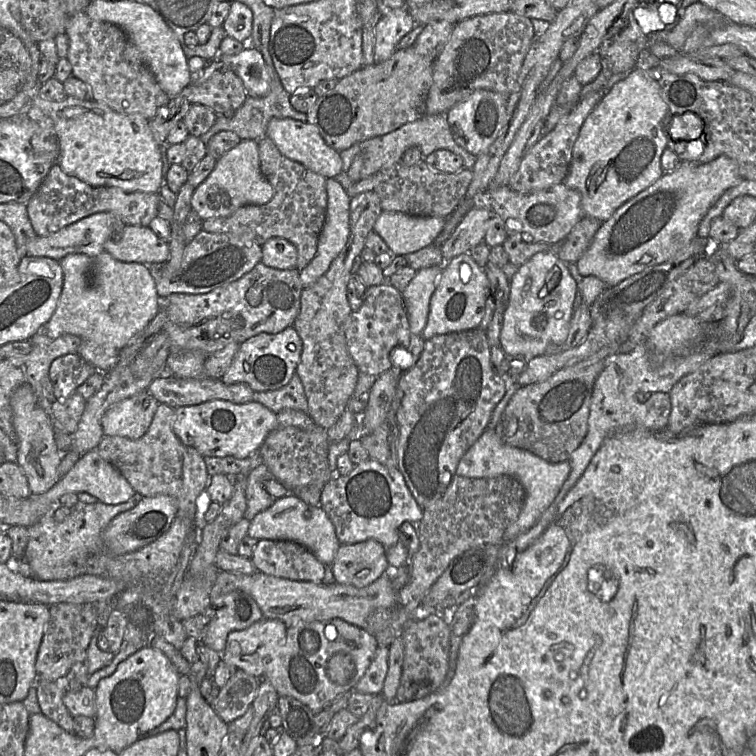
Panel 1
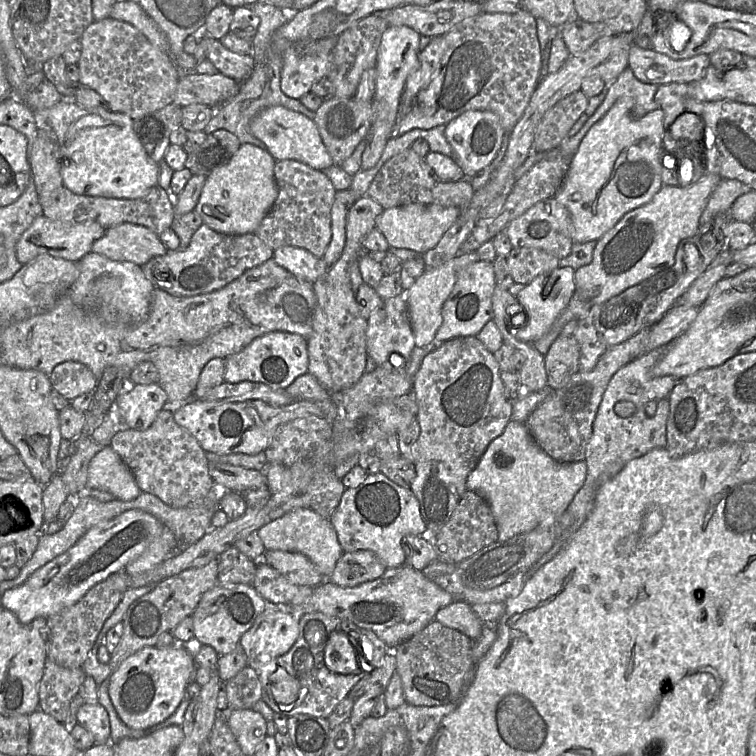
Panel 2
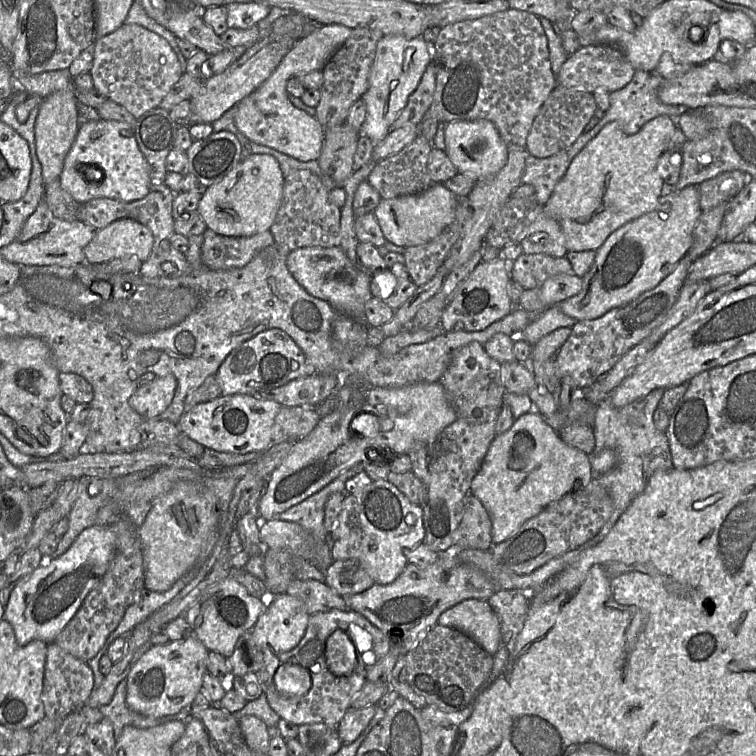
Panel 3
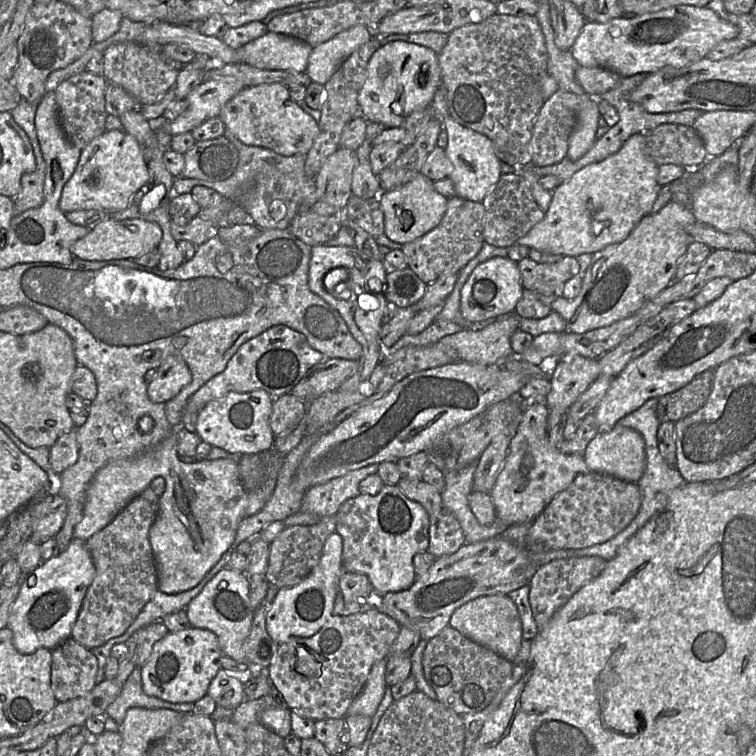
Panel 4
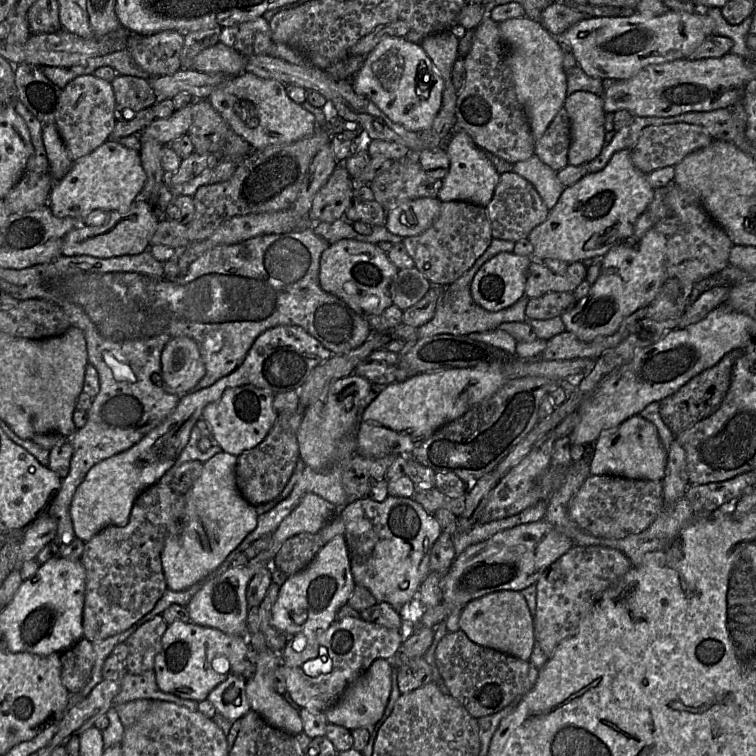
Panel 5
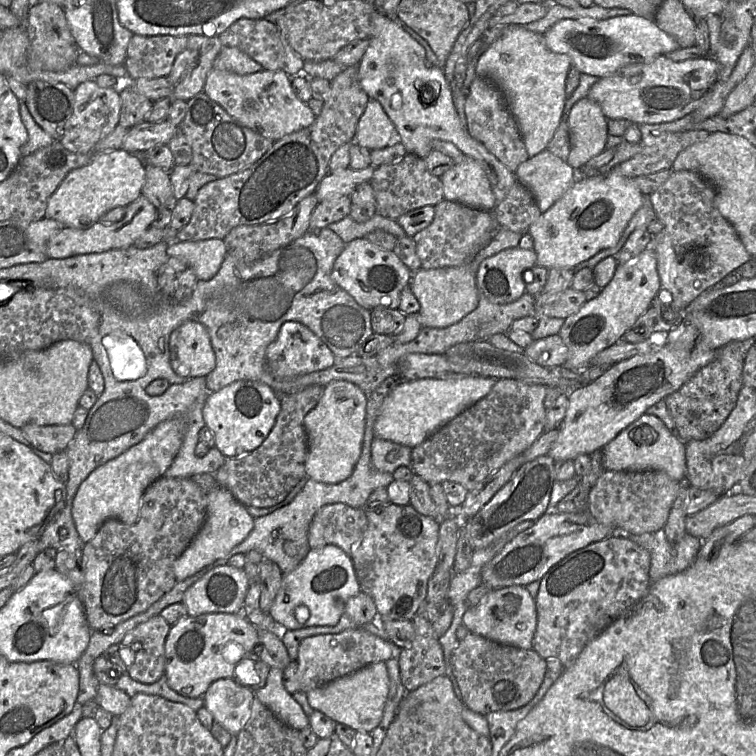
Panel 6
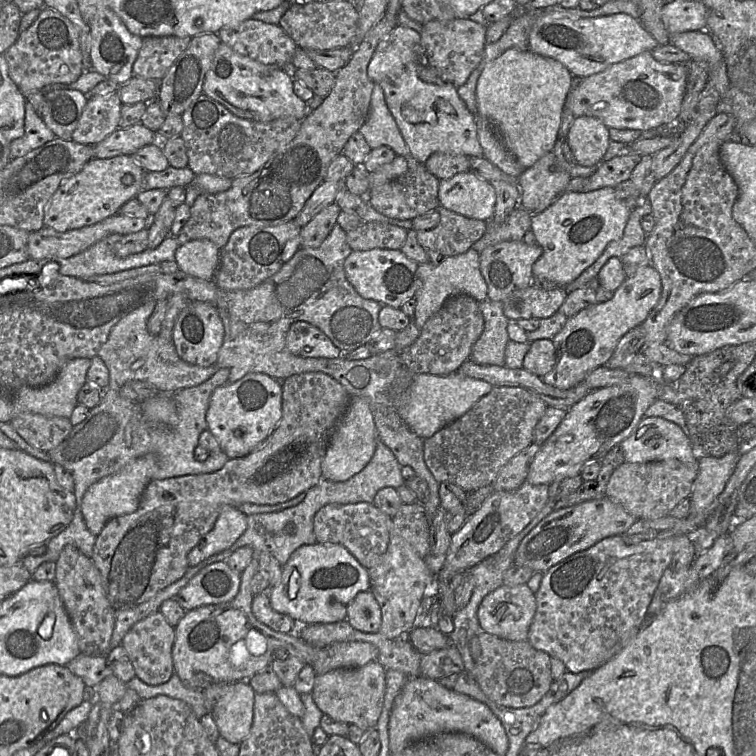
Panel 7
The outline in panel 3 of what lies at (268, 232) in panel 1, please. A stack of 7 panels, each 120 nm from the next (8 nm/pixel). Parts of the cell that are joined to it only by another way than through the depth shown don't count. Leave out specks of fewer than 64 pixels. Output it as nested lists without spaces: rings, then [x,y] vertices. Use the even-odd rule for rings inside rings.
[[[292,170],[284,177],[283,198],[269,231],[276,244],[293,251],[303,247],[340,245],[341,209],[329,201],[329,190],[310,170]]]

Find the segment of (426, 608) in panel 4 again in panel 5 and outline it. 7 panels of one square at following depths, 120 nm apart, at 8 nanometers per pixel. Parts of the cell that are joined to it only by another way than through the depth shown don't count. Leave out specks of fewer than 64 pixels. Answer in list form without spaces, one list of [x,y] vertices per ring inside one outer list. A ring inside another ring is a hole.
[[[541,519],[500,531],[483,542],[467,547],[454,559],[446,575],[439,581],[442,602],[455,608],[445,619],[448,632],[460,630],[459,614],[467,603],[492,592],[521,591],[535,584],[553,562],[574,546],[569,537]]]

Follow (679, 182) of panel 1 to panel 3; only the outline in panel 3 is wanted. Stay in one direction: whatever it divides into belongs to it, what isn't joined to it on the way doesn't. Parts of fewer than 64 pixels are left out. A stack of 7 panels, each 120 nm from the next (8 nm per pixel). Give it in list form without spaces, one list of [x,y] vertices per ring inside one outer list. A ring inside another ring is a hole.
[[[690,185],[678,191],[666,190],[659,198],[658,204],[653,211],[624,224],[610,234],[602,246],[596,250],[592,265],[581,277],[581,290],[576,295],[553,306],[559,307],[563,313],[576,321],[592,320],[604,315],[612,308],[620,307],[633,301],[643,292],[656,287],[673,271],[692,244],[695,226],[702,214],[698,186]]]

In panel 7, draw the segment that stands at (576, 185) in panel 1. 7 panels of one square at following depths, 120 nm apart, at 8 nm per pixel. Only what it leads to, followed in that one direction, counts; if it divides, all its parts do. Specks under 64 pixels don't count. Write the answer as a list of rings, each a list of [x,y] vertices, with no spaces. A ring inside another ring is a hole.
[[[606,187],[591,192],[564,191],[542,213],[532,214],[531,230],[544,251],[533,264],[533,276],[547,278],[562,287],[570,284],[597,260],[610,242],[623,235],[632,210],[627,203],[616,197],[614,188]]]

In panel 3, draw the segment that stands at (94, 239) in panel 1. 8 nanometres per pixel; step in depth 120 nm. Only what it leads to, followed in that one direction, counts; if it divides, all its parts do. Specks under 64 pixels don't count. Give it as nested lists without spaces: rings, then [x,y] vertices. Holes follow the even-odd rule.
[[[44,200],[26,220],[21,232],[10,244],[2,249],[5,260],[25,266],[73,267],[85,262],[84,248],[97,230],[82,221],[65,221],[53,215]]]

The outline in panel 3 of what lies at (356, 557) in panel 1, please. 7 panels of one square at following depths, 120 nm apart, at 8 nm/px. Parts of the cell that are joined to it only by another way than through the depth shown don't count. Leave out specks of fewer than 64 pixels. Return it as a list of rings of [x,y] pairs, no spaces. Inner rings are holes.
[[[355,559],[334,561],[325,573],[325,583],[341,596],[364,592],[374,580]]]

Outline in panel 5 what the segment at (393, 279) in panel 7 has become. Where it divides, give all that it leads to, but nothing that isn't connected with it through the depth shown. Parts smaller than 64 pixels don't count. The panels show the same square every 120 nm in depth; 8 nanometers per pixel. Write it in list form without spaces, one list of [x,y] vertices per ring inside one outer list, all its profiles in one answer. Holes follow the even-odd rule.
[[[342,239],[331,244],[321,255],[319,284],[322,290],[344,301],[354,312],[368,319],[393,304],[388,286],[398,268],[376,244]]]

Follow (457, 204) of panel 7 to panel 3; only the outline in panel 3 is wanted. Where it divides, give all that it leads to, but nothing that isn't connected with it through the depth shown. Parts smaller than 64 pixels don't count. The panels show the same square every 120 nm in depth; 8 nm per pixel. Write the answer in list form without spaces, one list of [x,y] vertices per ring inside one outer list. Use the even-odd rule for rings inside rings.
[[[485,119],[457,120],[445,125],[446,154],[458,173],[480,181],[497,174],[507,162],[508,147],[496,126]]]

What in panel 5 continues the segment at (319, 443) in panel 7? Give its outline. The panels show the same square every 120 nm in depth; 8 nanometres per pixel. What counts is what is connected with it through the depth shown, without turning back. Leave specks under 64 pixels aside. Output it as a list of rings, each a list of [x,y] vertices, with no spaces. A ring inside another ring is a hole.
[[[305,410],[281,412],[264,440],[251,450],[237,457],[236,485],[243,498],[252,506],[258,506],[278,497],[289,482],[298,460],[297,431]],[[156,483],[143,491],[134,502],[134,505],[131,510],[129,522],[124,527],[119,526],[108,526],[96,534],[91,540],[85,543],[84,550],[80,561],[82,562],[86,570],[86,591],[85,591],[85,601],[83,608],[82,616],[82,625],[83,625],[83,635],[84,638],[89,640],[91,643],[104,640],[108,637],[114,636],[118,633],[121,633],[131,626],[133,626],[137,621],[149,613],[157,601],[161,598],[164,592],[168,589],[163,568],[161,562],[161,553],[163,551],[165,541],[167,537],[176,531],[177,524],[180,522],[182,515],[184,513],[185,500],[182,494],[178,494],[173,491],[170,485],[164,485],[161,483]]]

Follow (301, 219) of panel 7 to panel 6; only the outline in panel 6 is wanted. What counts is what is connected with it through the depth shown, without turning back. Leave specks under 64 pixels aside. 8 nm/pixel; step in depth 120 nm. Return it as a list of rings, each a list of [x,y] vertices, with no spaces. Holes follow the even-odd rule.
[[[372,165],[364,169],[346,168],[329,172],[320,182],[315,191],[318,203],[325,199],[338,198],[340,196],[349,196],[353,190],[361,183],[369,182],[376,168]]]

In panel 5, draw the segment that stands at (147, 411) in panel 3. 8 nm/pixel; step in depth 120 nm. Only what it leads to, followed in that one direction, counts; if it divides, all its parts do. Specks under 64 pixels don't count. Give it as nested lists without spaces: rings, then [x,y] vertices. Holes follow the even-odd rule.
[[[187,336],[168,341],[161,353],[162,387],[170,394],[183,395],[206,373],[196,342]]]

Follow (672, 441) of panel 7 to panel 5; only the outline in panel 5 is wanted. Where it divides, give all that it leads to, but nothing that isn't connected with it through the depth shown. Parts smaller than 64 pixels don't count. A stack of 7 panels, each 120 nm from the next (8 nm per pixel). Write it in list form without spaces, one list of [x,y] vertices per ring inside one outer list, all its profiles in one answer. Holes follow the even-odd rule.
[[[639,414],[603,433],[593,444],[592,475],[614,475],[629,479],[661,481],[665,475],[668,451],[661,443],[656,426]]]

